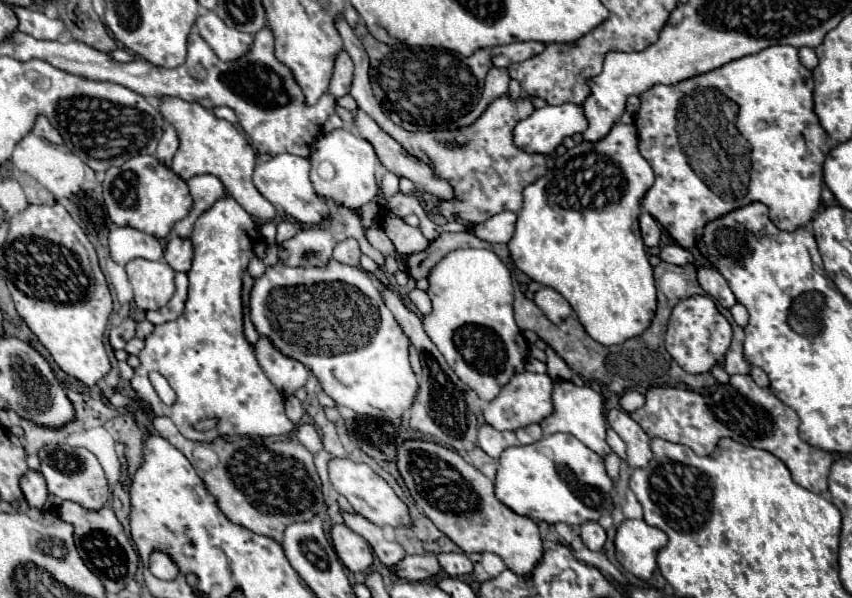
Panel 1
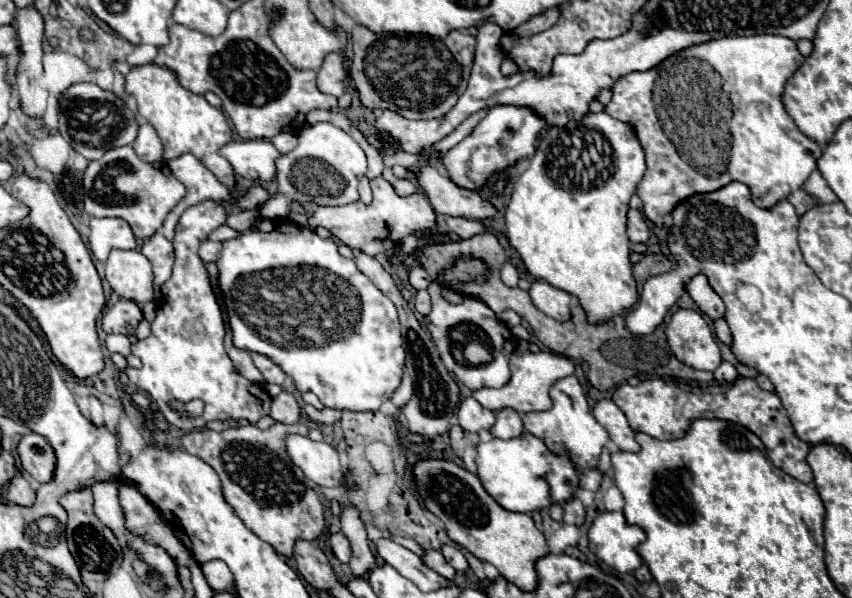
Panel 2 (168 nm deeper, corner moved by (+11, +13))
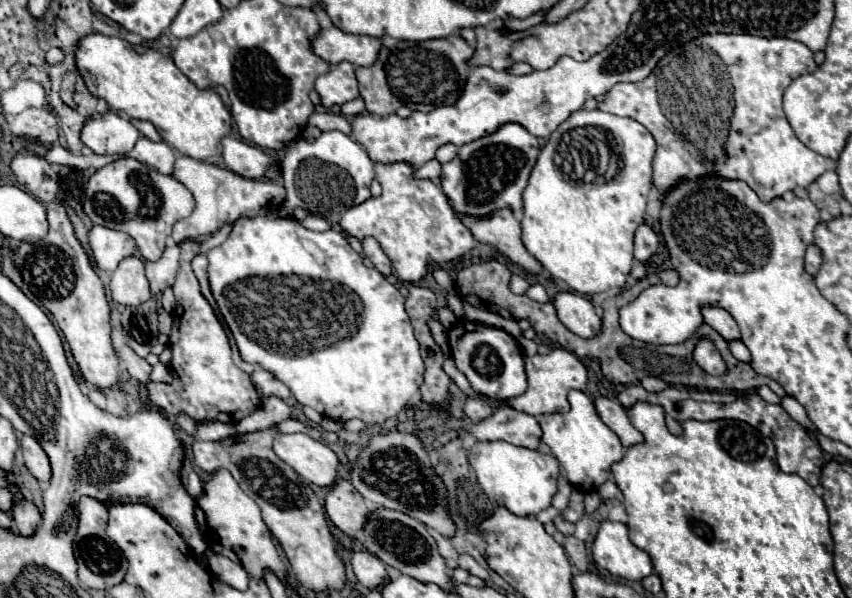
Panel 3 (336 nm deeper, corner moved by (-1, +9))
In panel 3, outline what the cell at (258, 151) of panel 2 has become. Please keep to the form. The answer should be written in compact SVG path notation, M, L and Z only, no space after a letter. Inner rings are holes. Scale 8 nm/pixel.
M224 138L222 146L224 146L222 158L226 160L226 166L244 178L252 180L264 178L266 172L278 164L274 156L270 156L258 146L250 146L244 140Z

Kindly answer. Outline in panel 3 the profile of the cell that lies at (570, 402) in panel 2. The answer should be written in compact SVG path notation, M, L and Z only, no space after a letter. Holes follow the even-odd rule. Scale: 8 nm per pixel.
M582 390L568 392L570 410L566 414L544 414L540 418L542 442L550 446L552 454L558 458L560 466L566 470L568 480L582 492L592 492L610 480L610 466L624 456L624 446L620 438L600 420L594 402Z

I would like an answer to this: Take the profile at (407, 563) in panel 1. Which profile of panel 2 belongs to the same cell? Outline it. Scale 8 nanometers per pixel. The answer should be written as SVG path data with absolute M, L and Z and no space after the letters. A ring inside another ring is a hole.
M426 550L424 562L426 562L432 570L436 570L438 574L442 574L442 576L446 576L446 578L452 578L452 576L456 574L456 570L454 570L454 568L444 560L444 556L442 556L440 552L436 552L436 550Z

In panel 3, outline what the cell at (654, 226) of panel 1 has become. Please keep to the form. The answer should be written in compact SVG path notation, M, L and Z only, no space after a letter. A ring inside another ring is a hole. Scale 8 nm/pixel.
M642 224L636 230L636 238L634 238L634 258L638 258L640 262L646 262L652 254L656 254L658 250L658 234L652 230L652 226Z

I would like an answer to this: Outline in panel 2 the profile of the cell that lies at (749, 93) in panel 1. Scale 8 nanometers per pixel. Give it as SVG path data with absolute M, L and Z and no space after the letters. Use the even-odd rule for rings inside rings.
M774 34L726 36L684 48L646 72L632 72L616 80L610 88L612 100L604 110L612 118L634 126L636 136L642 138L646 172L638 184L638 196L642 200L642 212L650 222L662 226L674 206L684 198L718 190L734 180L750 188L752 200L760 208L774 206L802 188L810 172L816 170L816 160L822 156L822 150L816 142L804 138L804 134L796 130L796 124L788 118L780 98L784 82L802 66L802 62L804 56L790 38Z

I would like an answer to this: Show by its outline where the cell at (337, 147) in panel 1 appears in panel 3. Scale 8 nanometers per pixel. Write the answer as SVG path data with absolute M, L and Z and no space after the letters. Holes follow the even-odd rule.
M322 132L314 142L296 140L286 148L286 156L280 164L286 188L286 200L278 208L278 216L292 218L296 208L316 214L346 212L370 198L370 184L374 180L374 162L366 150L344 132Z

